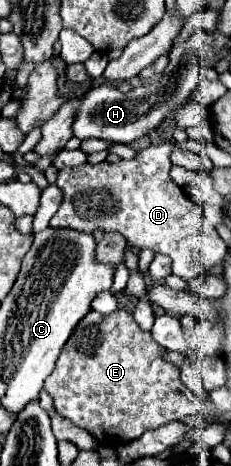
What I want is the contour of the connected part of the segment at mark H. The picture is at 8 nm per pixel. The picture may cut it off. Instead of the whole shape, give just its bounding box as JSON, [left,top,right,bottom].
[73,31,215,145]

